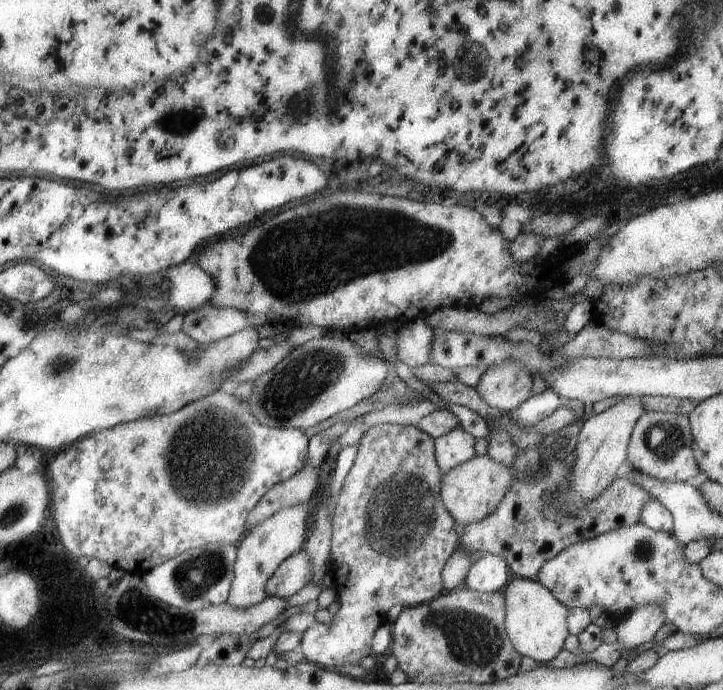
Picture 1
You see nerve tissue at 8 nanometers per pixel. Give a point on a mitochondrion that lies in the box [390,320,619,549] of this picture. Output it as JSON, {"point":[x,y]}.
{"point":[535,469]}

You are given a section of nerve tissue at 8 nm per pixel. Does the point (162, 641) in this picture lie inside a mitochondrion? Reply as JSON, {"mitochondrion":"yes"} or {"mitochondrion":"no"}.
{"mitochondrion":"no"}

